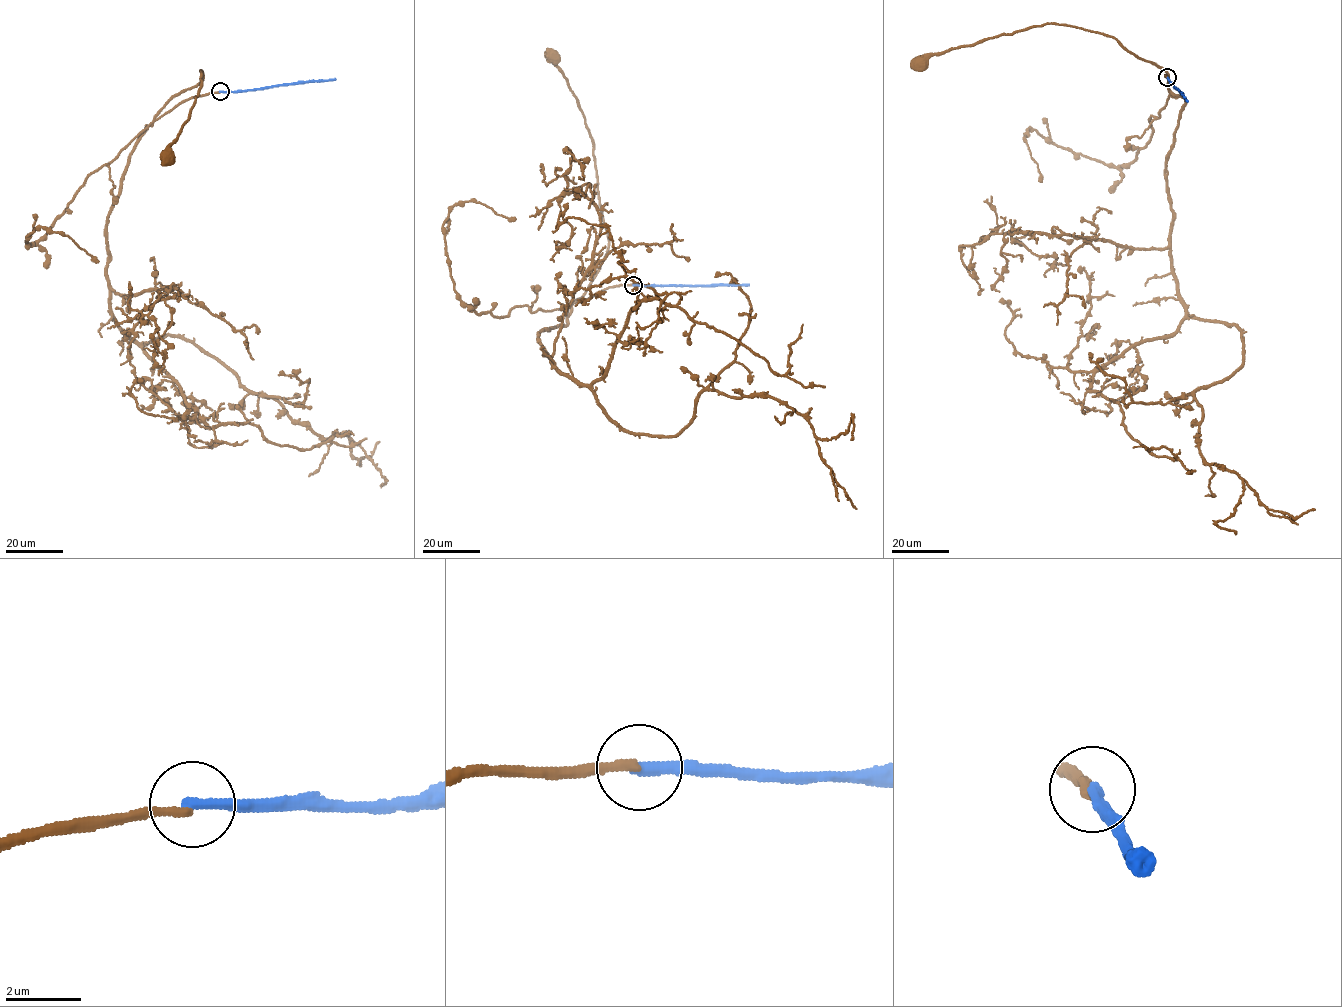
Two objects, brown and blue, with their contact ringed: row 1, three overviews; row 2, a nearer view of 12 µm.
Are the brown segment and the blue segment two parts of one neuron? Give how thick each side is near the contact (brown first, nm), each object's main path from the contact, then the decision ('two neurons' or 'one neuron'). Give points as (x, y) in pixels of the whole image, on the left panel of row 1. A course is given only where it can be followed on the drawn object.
240 nm thick on the brown side, 320 nm on the other; brown runs (220, 92), (192, 96), (156, 119), (155, 115), (168, 100), (201, 82), (201, 70), (199, 92), (168, 157); blue runs (220, 92), (335, 79); two neurons

